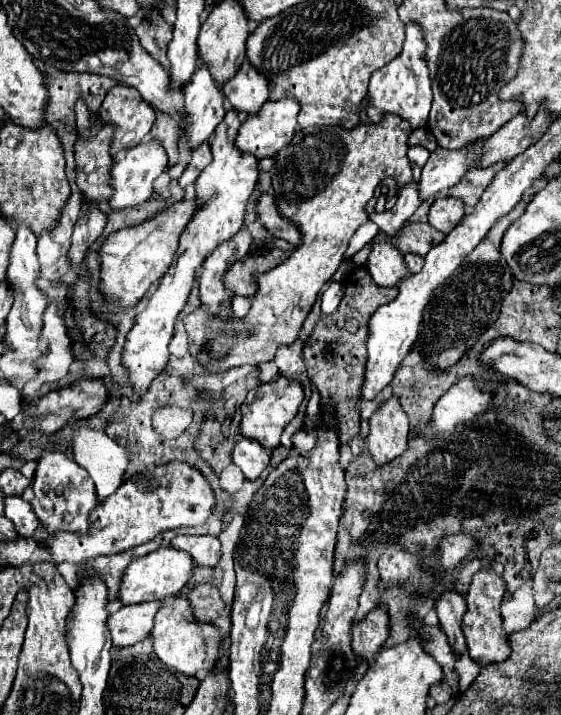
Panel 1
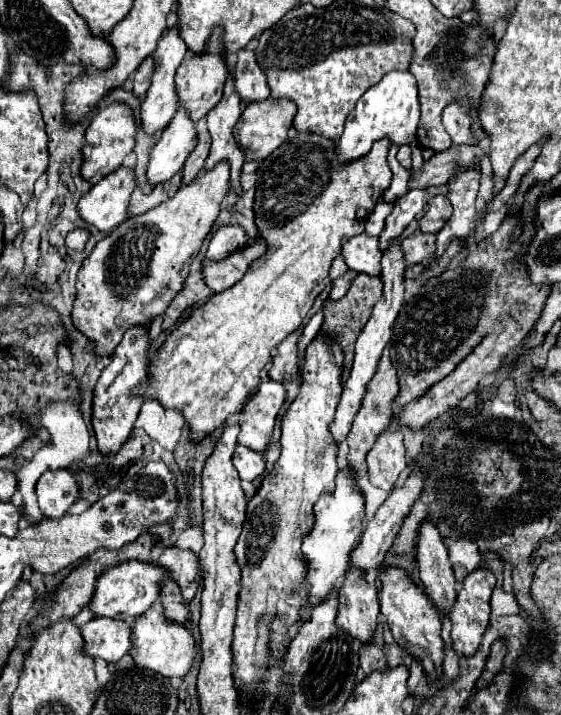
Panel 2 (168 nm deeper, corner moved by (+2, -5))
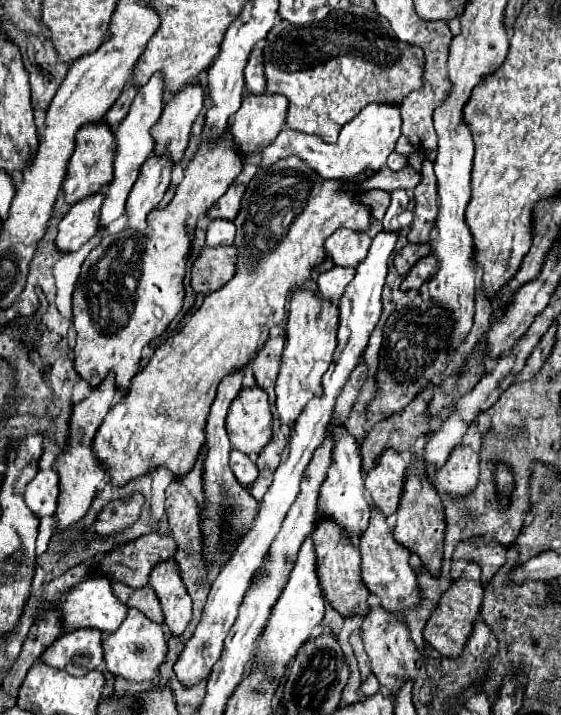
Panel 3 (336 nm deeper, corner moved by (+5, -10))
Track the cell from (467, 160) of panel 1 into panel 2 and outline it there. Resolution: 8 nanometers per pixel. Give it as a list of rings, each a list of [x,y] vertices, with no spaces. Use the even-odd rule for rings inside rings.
[[[411,189],[403,199],[393,205],[393,211],[385,219],[385,229],[379,235],[379,249],[385,253],[405,231],[405,227],[423,213],[427,205],[427,191],[425,189]]]

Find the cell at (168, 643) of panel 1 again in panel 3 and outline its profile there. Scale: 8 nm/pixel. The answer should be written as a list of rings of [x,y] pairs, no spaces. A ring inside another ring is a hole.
[[[134,608],[128,610],[128,616],[122,622],[122,626],[116,632],[108,634],[108,638],[104,638],[102,644],[106,654],[106,668],[114,676],[124,676],[132,682],[156,680],[156,676],[160,674],[160,666],[164,664],[168,654],[168,640],[160,626],[156,622],[150,622],[140,610]]]

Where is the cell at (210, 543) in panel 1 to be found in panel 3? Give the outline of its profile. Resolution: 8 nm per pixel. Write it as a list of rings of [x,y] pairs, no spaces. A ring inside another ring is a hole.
[[[166,560],[154,566],[150,574],[150,586],[160,598],[166,618],[164,622],[170,626],[172,634],[180,636],[192,618],[192,602],[182,582],[182,576],[178,574],[178,564]]]

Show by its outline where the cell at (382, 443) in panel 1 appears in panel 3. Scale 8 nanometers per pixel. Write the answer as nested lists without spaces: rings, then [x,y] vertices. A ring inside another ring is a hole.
[[[384,450],[366,476],[366,490],[370,492],[372,506],[386,516],[398,510],[406,466],[408,462],[400,452]]]

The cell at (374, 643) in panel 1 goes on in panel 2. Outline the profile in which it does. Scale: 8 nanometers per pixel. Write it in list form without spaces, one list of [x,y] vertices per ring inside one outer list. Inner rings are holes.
[[[349,567],[339,591],[337,625],[355,639],[359,639],[361,643],[369,643],[377,627],[377,617],[379,617],[377,587],[365,581],[361,569]]]

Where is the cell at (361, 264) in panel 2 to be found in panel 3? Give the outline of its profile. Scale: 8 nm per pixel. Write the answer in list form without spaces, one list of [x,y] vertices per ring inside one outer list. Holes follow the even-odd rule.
[[[336,230],[328,240],[326,240],[326,252],[334,260],[336,266],[348,266],[356,268],[362,258],[366,258],[370,250],[370,236],[366,232],[354,232],[354,230]]]

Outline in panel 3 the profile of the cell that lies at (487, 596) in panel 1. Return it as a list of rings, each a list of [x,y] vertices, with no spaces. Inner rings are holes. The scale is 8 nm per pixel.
[[[468,564],[464,574],[452,584],[452,588],[448,592],[444,592],[436,612],[430,616],[430,620],[424,628],[426,642],[434,650],[438,650],[442,656],[456,658],[458,654],[462,654],[464,644],[474,630],[474,620],[480,612],[482,598],[484,598],[484,588],[482,588],[482,580],[480,580],[480,566],[478,564]]]

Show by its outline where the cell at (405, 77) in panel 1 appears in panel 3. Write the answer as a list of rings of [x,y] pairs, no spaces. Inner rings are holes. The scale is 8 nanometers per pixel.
[[[370,104],[362,108],[350,122],[346,122],[340,130],[340,138],[334,144],[322,142],[322,138],[314,134],[302,134],[296,132],[288,126],[276,136],[276,140],[262,150],[262,168],[272,166],[276,160],[296,154],[300,156],[312,170],[318,172],[318,176],[326,180],[342,180],[342,178],[354,178],[364,170],[380,170],[386,166],[386,160],[390,152],[394,152],[396,142],[402,134],[402,116],[400,116],[400,106],[390,106],[390,104]]]

